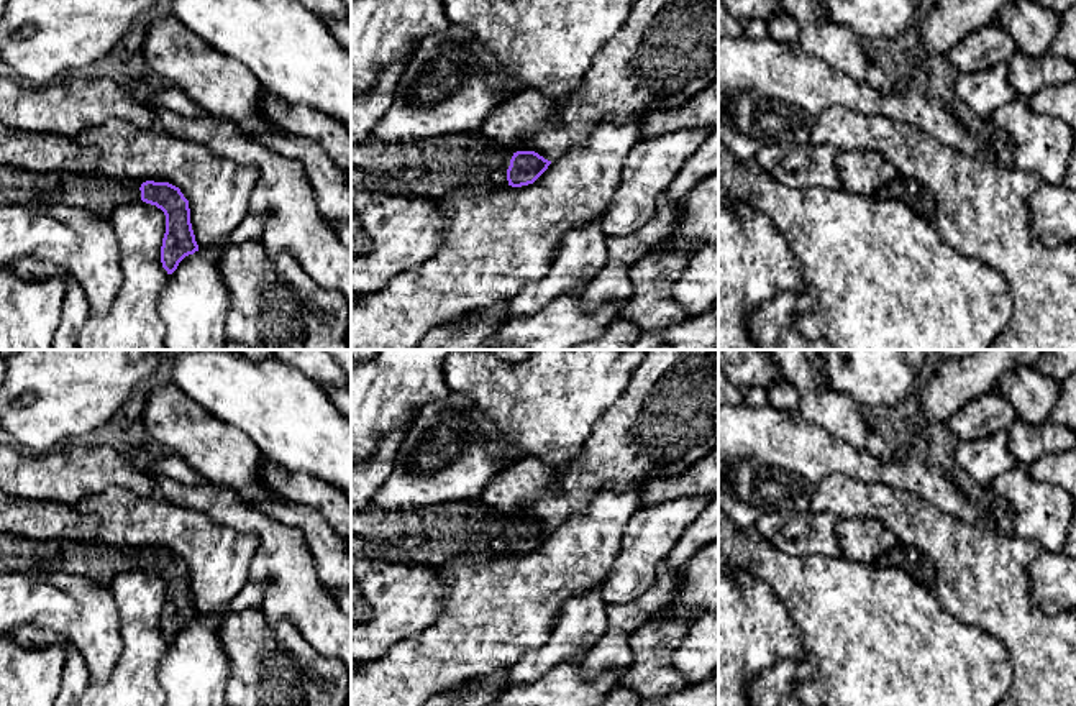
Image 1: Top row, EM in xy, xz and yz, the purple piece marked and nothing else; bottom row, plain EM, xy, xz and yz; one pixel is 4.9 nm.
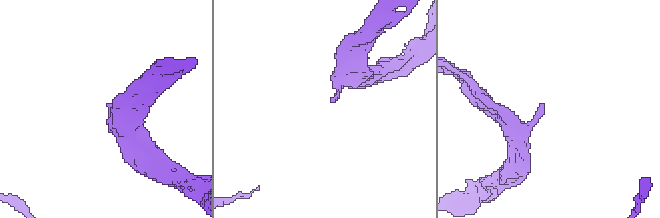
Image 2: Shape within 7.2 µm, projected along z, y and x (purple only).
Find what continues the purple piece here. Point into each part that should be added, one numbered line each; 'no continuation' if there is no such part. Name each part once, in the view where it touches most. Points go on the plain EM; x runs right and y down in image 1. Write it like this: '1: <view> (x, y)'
1: xz (430, 536)

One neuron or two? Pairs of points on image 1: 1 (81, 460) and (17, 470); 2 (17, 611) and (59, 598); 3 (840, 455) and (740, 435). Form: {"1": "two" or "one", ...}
{"1": "one", "2": "one", "3": "one"}

